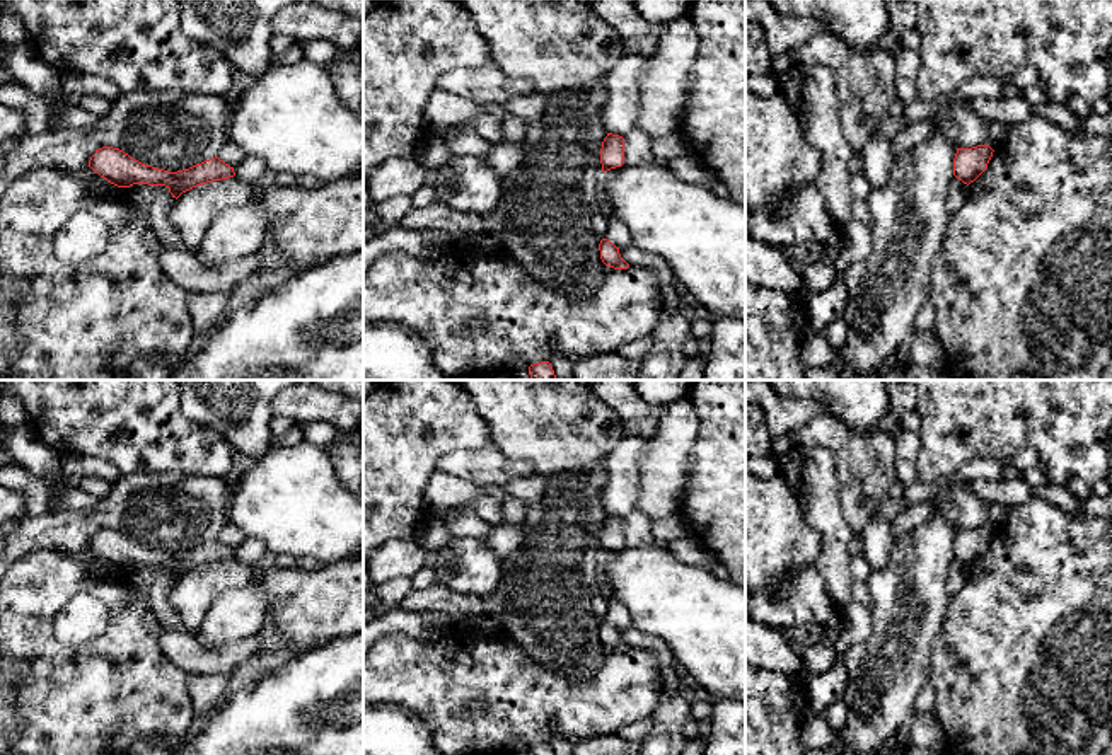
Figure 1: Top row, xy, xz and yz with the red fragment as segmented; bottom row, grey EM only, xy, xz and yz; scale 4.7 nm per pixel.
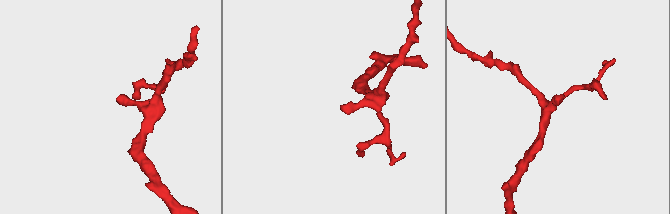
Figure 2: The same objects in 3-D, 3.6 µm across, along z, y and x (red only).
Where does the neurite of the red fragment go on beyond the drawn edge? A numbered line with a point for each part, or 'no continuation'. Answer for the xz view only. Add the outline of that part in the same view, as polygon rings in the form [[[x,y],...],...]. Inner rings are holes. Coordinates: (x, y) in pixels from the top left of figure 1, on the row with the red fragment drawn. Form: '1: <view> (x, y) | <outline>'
no continuation

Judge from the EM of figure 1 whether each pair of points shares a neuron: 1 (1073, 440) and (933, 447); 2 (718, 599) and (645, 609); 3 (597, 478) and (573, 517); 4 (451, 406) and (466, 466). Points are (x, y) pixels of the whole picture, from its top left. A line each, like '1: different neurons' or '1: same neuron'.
1: same neuron
2: same neuron
3: same neuron
4: different neurons

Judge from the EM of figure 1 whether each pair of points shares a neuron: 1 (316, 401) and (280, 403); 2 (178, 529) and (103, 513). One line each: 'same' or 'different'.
1: same
2: same

